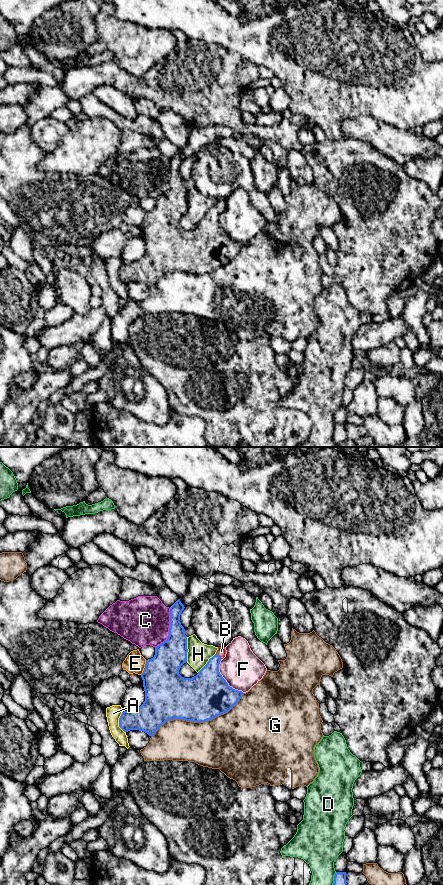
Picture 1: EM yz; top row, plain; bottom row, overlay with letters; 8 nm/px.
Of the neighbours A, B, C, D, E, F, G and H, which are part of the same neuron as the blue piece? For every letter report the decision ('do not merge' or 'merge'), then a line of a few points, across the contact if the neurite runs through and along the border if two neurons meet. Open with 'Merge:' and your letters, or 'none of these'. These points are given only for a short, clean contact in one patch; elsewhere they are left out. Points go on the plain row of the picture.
Merge: B
A: do not merge
B: merge; line yz (208, 237), (212, 217), (219, 208), (221, 203)
C: do not merge
D: do not merge
E: do not merge
F: do not merge
G: do not merge
H: do not merge

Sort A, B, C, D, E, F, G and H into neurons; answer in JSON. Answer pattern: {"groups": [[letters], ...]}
{"groups": [["A"], ["B"], ["C"], ["D"], ["E"], ["F"], ["G"], ["H"]]}

